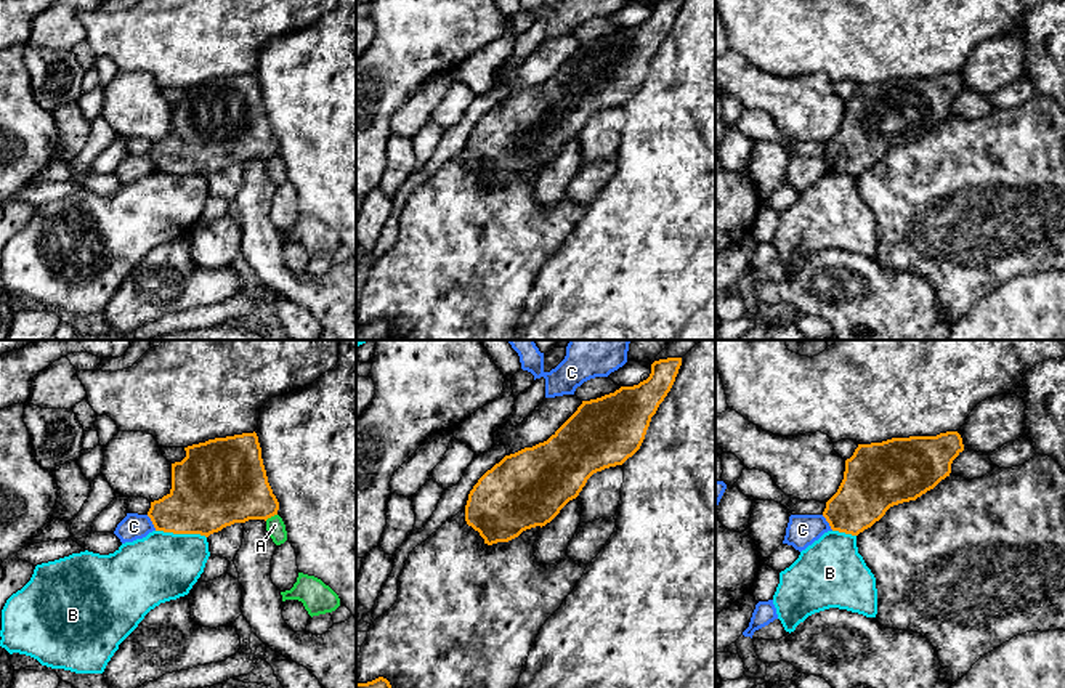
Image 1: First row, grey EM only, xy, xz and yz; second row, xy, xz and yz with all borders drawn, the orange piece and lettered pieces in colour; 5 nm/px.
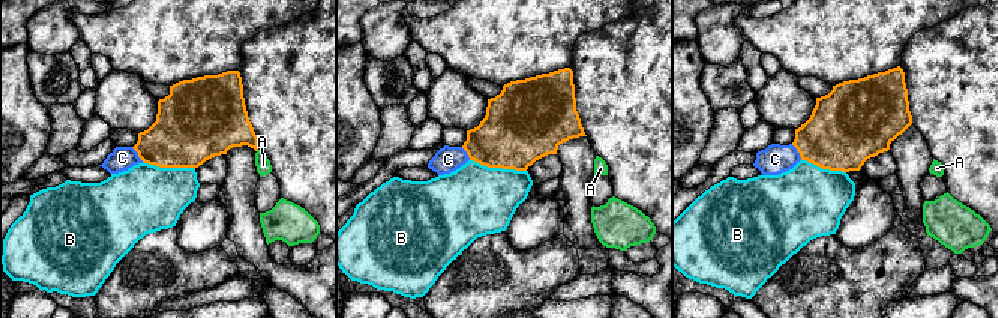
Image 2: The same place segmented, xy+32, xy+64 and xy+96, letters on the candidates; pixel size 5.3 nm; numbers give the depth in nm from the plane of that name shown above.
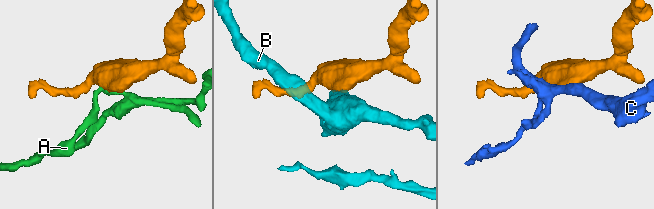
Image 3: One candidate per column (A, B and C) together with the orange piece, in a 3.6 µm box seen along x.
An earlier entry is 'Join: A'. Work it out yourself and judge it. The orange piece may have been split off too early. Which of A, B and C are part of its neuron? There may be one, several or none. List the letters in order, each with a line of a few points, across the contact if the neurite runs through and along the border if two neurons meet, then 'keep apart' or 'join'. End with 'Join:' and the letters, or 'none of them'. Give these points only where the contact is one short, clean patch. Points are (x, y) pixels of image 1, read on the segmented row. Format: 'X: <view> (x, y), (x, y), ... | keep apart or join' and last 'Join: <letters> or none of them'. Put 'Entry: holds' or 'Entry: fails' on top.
Entry: fails
A: xy (276, 513), (265, 520) | keep apart
B: xy (156, 530), (202, 534), (206, 538) | keep apart
C: xy (146, 515), (156, 530) | keep apart
Join: none of them

